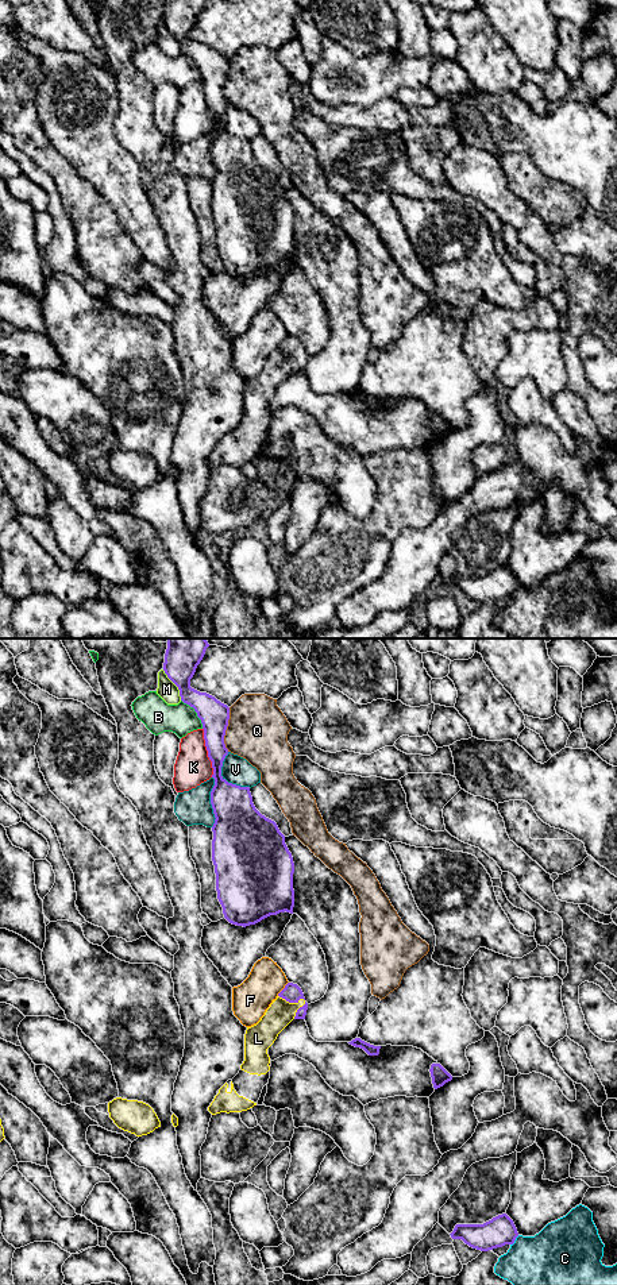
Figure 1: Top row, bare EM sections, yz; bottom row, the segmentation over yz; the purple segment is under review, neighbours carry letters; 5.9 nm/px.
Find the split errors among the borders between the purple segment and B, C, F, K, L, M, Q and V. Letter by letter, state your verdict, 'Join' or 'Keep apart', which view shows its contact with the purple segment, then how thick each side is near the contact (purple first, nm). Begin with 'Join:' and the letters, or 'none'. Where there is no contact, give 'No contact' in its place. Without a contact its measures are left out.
Join: L
B: Keep apart. Touches purple in yz. Thickness 170 nm (purple) against 190 nm
C: Keep apart. Touches purple in yz. Thickness 170 nm (purple) against 420 nm
F: Keep apart. Touches purple in yz. Thickness 110 nm (purple) against 220 nm
K: Keep apart. Touches purple in yz. Thickness 170 nm (purple) against 220 nm
L: Join. Touches purple in yz. Thickness 110 nm (purple) against 160 nm
M: Keep apart. Touches purple in yz. Thickness 190 nm (purple) against 110 nm
Q: Keep apart. Touches purple in yz. Thickness 170 nm (purple) against 360 nm
V: Keep apart. Touches purple in yz. Thickness 260 nm (purple) against 170 nm

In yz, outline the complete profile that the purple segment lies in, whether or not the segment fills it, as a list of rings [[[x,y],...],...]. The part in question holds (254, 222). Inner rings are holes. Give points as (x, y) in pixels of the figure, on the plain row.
[[[167,0],[163,23],[178,39],[181,53],[194,61],[201,72],[208,109],[212,113],[215,138],[211,143],[211,157],[215,166],[212,178],[212,213],[216,225],[217,251],[224,270],[236,278],[250,278],[279,265],[293,266],[294,215],[285,196],[285,188],[277,175],[262,167],[252,155],[250,139],[228,135],[221,128],[221,119],[228,101],[224,88],[230,72],[230,59],[215,49],[190,39],[197,18],[207,0]]]

